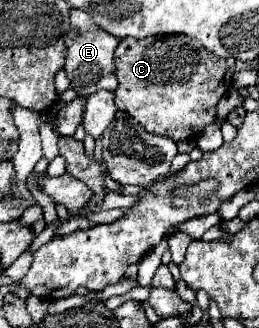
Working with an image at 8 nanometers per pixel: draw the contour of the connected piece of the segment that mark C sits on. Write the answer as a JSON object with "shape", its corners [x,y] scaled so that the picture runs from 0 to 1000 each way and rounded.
{"shape":[[[602,107],[602,113],[479,113],[448,149],[448,320],[502,357],[533,363],[548,387],[602,412],[641,412],[672,430],[764,418],[795,381],[834,369],[834,320],[849,296],[896,265],[903,174],[857,180],[788,149],[764,119],[726,119],[718,107]]]}

